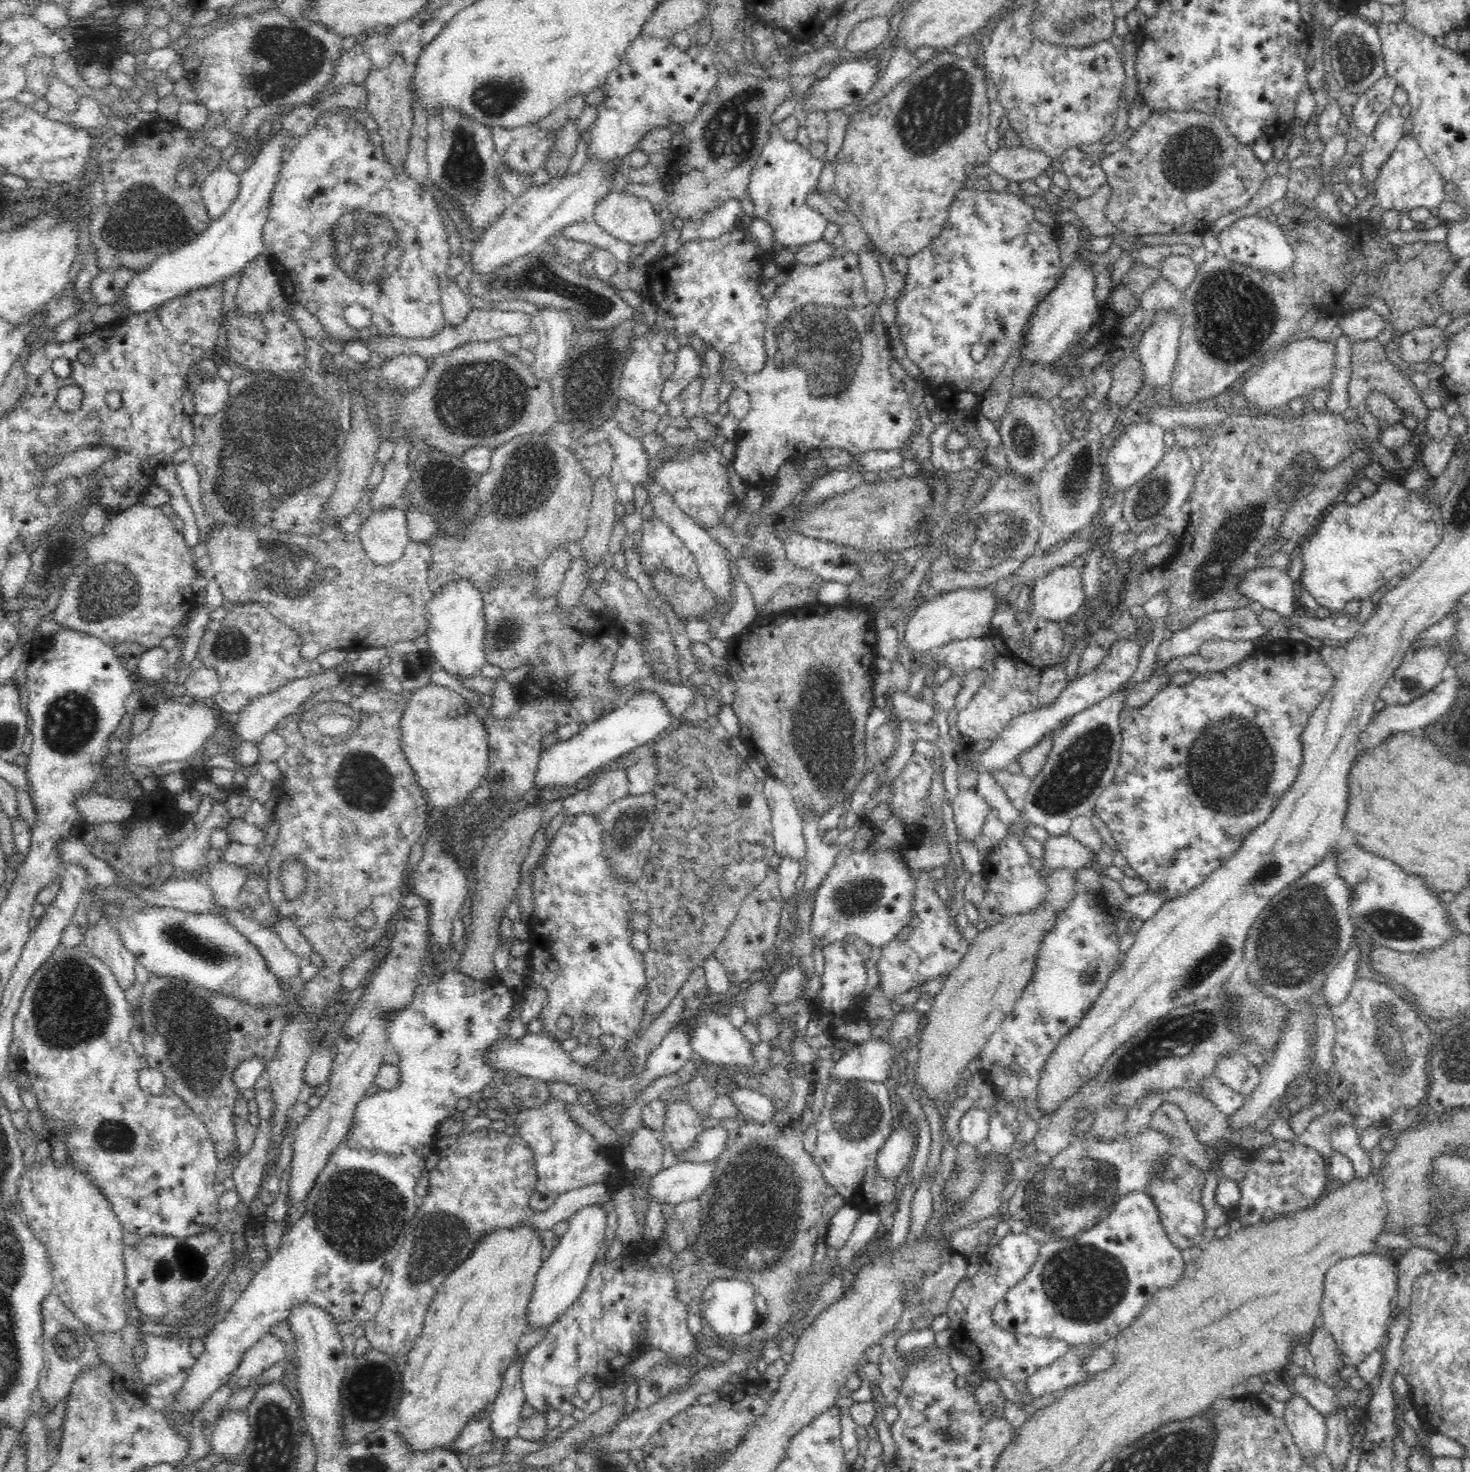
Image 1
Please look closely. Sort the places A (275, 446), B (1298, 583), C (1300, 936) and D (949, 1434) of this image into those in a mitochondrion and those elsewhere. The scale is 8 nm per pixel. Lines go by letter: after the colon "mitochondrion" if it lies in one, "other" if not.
A: mitochondrion
B: other
C: mitochondrion
D: mitochondrion

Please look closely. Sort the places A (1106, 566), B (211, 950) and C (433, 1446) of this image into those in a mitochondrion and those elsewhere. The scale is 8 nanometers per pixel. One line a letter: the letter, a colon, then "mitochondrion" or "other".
A: other
B: mitochondrion
C: other

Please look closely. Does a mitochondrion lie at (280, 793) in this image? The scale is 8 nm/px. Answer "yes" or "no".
no

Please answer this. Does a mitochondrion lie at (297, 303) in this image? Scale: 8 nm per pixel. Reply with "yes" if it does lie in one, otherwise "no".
no

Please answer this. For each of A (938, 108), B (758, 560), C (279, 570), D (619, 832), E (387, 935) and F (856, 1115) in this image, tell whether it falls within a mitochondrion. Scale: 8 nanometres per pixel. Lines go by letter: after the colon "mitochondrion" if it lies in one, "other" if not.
A: mitochondrion
B: mitochondrion
C: mitochondrion
D: mitochondrion
E: other
F: mitochondrion

